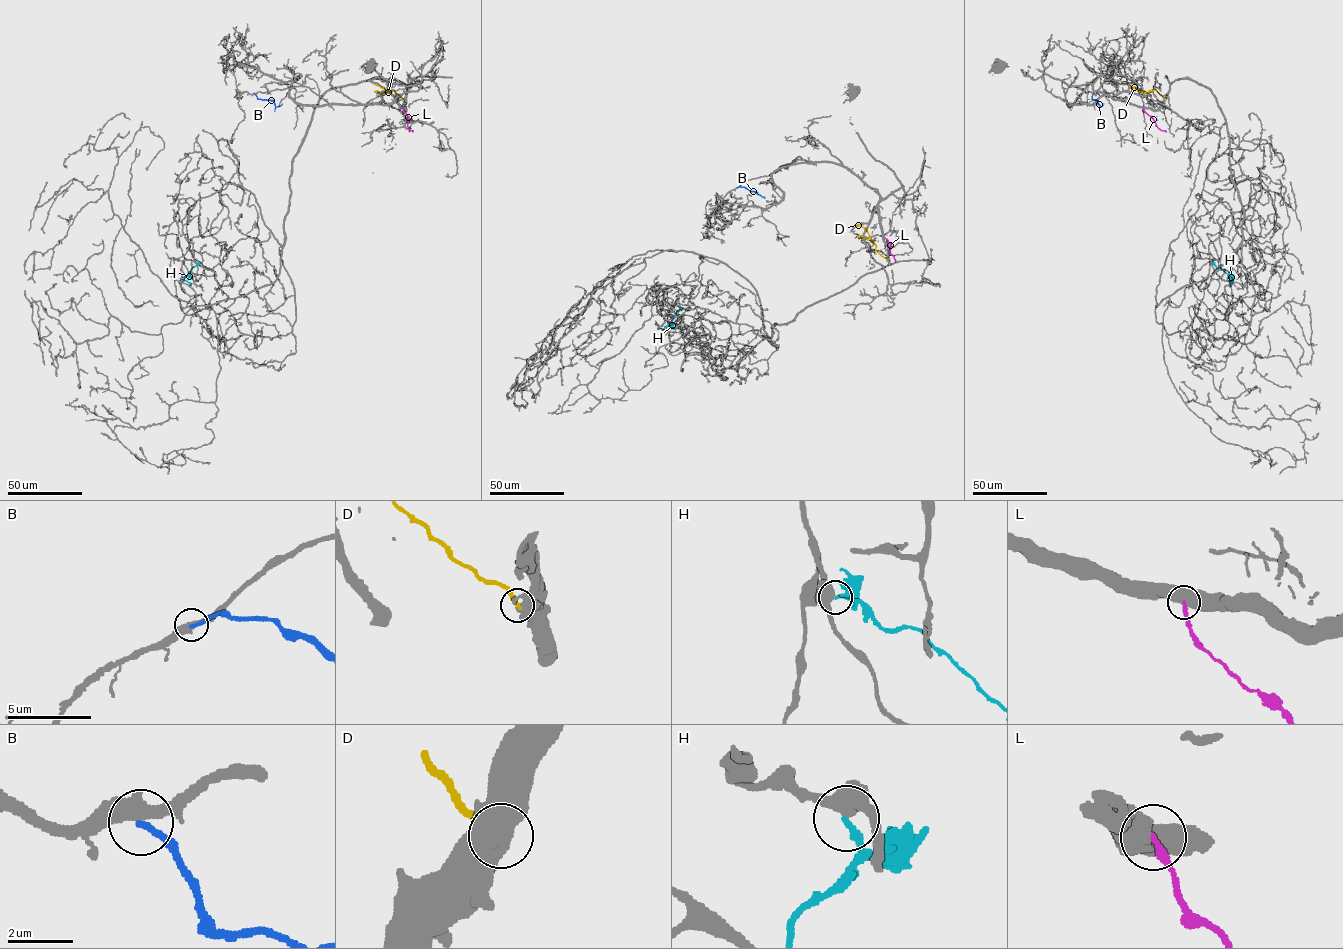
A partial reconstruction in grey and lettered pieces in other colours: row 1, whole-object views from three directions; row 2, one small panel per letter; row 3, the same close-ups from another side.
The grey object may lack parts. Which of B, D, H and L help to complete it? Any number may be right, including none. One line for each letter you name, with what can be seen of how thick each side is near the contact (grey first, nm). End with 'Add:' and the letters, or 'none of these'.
Add: none of these

